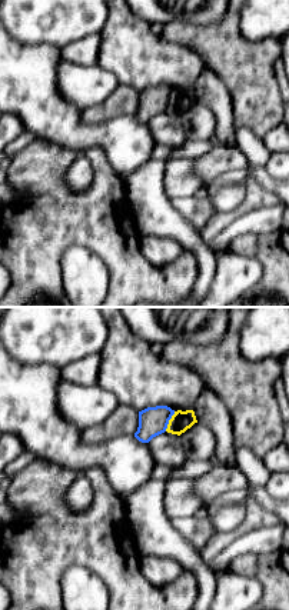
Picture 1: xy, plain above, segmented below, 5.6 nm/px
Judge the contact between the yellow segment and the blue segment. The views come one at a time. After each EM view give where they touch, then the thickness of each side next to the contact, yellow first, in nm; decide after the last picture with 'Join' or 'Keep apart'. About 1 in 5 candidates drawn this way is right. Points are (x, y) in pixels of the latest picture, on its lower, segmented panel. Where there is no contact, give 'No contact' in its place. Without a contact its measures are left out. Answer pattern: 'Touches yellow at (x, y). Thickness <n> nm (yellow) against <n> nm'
Touches yellow at (169, 422). Thickness 110 nm (yellow) against 160 nm

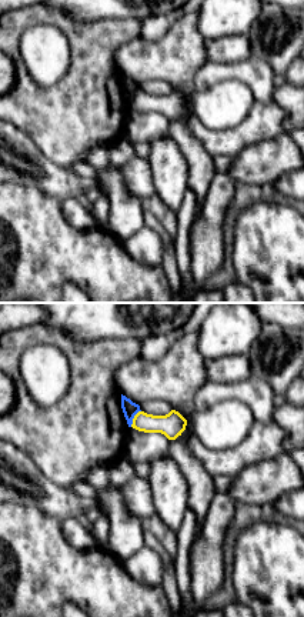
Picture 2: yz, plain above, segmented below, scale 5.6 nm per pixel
Touches yellow at (133, 419). Thickness 140 nm (yellow) against 90 nm

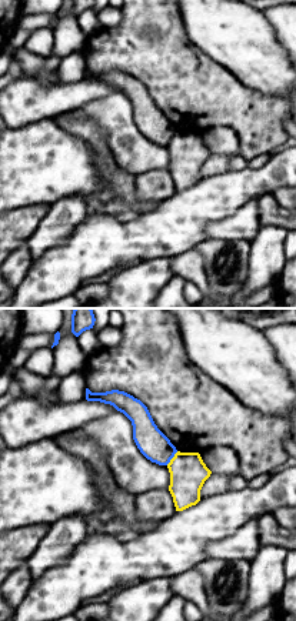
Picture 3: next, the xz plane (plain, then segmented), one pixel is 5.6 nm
Touches yellow at (172, 458). Thickness 200 nm (yellow) against 170 nm

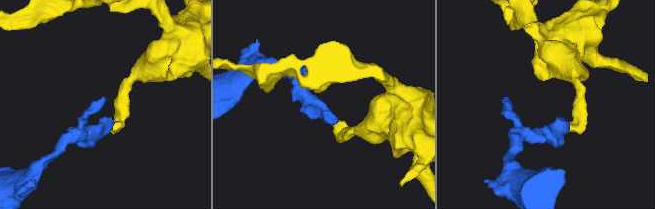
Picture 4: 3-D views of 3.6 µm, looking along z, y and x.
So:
Keep apart

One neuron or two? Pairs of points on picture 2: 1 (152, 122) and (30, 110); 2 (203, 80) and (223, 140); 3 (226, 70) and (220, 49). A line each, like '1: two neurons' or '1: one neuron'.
1: two neurons
2: two neurons
3: two neurons

